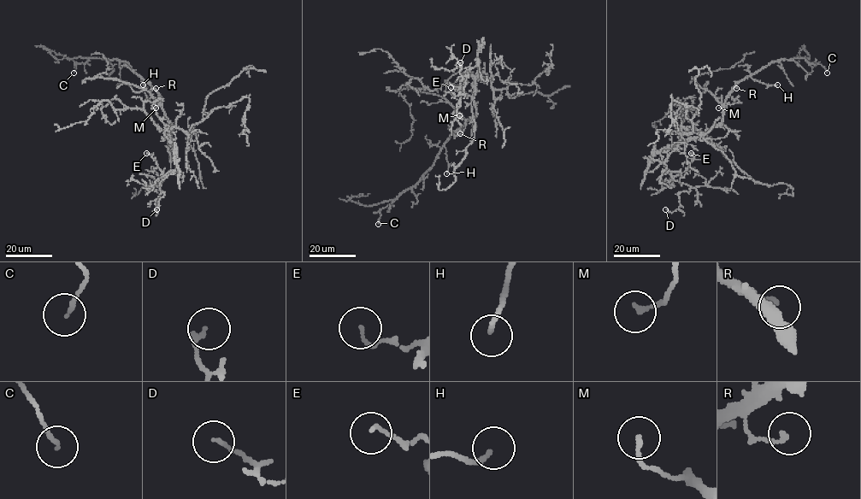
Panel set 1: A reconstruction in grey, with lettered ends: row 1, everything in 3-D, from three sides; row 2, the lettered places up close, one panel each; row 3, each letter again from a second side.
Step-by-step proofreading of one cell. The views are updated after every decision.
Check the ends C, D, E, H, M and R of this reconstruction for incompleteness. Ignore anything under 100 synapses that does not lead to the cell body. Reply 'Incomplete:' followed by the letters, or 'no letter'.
Incomplete: no letter

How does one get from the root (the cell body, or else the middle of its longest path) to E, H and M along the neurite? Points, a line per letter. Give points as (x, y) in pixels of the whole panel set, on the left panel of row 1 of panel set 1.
E: (171, 123), (169, 137), (173, 143), (174, 169), (165, 176), (152, 155), (146, 153)
H: (171, 123), (163, 109), (160, 95), (140, 77), (143, 85)
M: (171, 123), (159, 104), (156, 108)

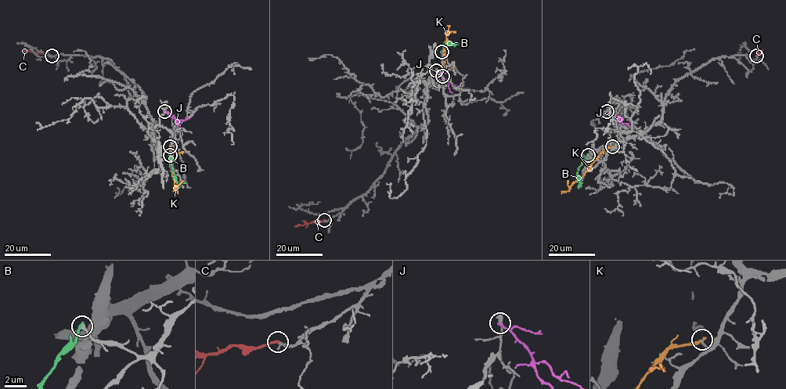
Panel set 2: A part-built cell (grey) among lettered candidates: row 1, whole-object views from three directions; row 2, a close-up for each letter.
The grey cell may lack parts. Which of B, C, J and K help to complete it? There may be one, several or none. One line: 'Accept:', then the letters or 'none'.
Accept: C

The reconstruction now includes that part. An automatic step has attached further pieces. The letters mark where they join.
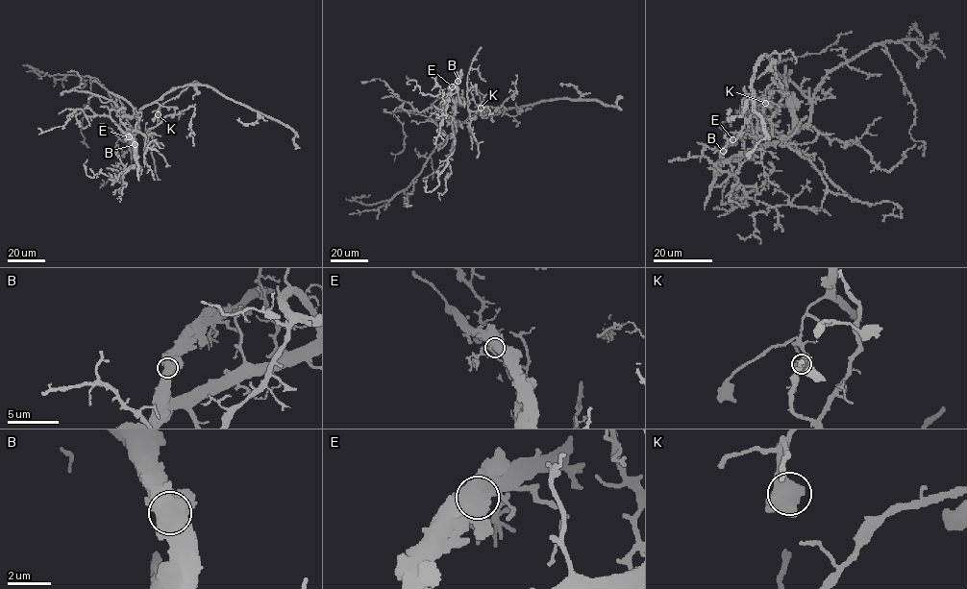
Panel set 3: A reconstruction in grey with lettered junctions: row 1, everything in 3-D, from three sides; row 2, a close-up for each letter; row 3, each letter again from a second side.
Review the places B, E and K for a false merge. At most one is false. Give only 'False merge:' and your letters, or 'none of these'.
False merge: none of these

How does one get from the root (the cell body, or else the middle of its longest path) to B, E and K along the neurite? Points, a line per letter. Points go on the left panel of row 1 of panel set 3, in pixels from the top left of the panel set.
B: (128, 116), (120, 120), (119, 129), (135, 144)
E: (128, 116), (120, 120), (119, 129), (129, 136)
K: (128, 116), (132, 116), (135, 109), (137, 116), (141, 109), (156, 102), (160, 105), (158, 114)

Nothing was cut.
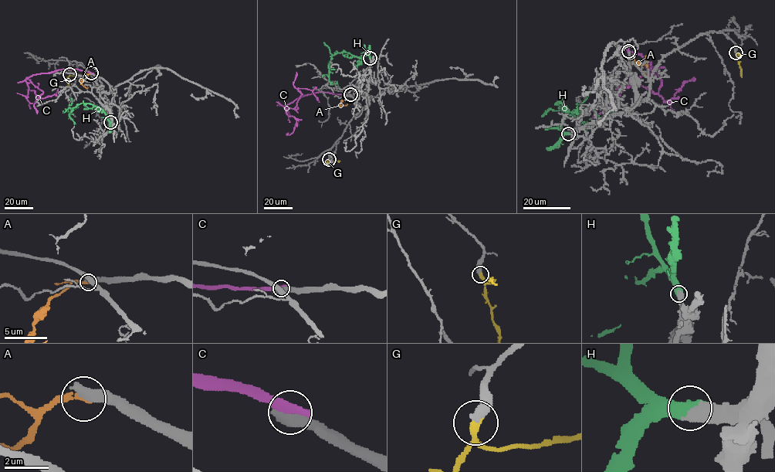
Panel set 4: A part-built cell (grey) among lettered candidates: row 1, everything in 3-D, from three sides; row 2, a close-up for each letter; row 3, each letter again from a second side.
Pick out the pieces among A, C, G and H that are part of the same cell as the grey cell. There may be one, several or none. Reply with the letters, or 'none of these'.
G, H

